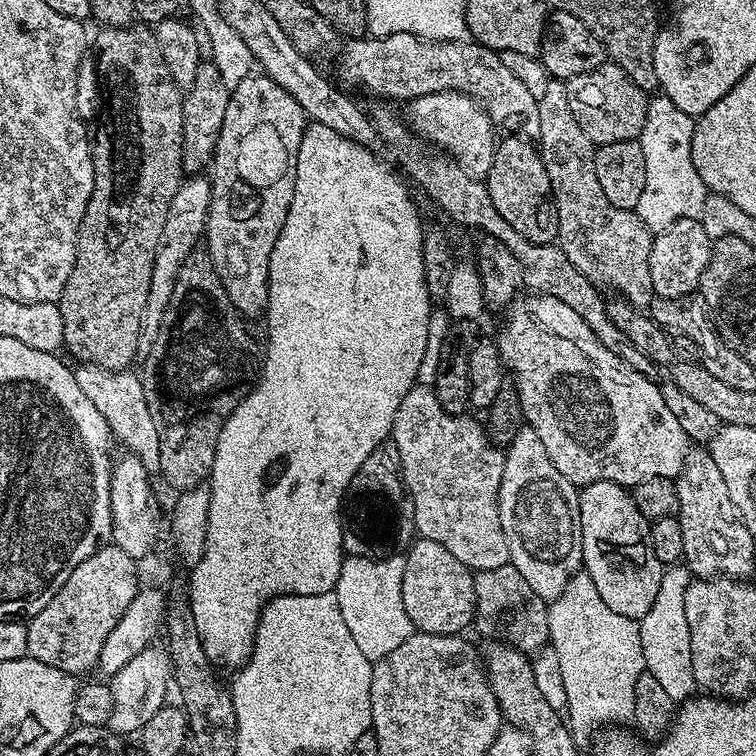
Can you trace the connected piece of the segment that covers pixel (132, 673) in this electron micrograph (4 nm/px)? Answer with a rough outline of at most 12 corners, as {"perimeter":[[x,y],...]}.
{"perimeter":[[163,647],[133,652],[111,673],[107,727],[139,733],[173,683]]}

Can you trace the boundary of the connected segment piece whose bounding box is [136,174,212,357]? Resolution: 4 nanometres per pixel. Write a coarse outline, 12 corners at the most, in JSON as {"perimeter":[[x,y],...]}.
{"perimeter":[[189,175],[170,198],[137,353],[160,333],[178,270],[208,226],[212,182]]}

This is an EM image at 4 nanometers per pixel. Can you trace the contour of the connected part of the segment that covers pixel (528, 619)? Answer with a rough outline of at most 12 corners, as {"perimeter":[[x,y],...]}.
{"perimeter":[[509,562],[472,577],[477,628],[536,654],[548,604]]}

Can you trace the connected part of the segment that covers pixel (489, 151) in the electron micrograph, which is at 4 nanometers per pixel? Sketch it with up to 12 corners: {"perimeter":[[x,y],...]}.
{"perimeter":[[464,92],[407,101],[417,137],[487,177],[498,132]]}

